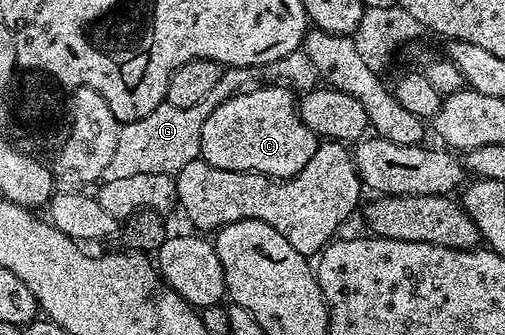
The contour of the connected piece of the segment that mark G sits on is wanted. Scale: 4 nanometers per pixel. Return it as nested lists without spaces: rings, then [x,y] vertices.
[[[302,48],[289,52],[289,56],[281,56],[264,66],[250,68],[237,66],[224,69],[217,84],[213,84],[212,90],[202,100],[197,100],[197,104],[189,108],[164,104],[153,108],[149,116],[141,116],[141,120],[122,123],[113,160],[110,160],[109,166],[105,168],[102,181],[126,179],[143,172],[174,176],[181,168],[185,168],[185,164],[200,157],[201,128],[205,128],[205,120],[209,120],[211,113],[221,104],[225,104],[225,100],[242,94],[244,90],[252,89],[256,84],[286,86],[292,92],[306,92],[316,89],[320,82],[317,68],[313,68],[313,60],[309,60],[309,56]]]

